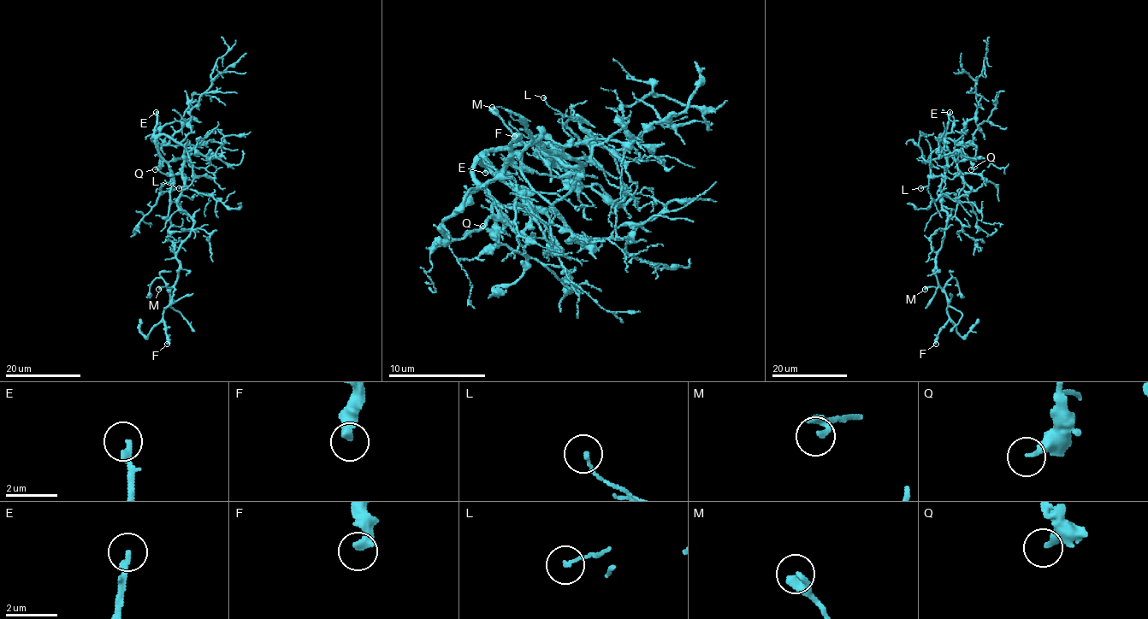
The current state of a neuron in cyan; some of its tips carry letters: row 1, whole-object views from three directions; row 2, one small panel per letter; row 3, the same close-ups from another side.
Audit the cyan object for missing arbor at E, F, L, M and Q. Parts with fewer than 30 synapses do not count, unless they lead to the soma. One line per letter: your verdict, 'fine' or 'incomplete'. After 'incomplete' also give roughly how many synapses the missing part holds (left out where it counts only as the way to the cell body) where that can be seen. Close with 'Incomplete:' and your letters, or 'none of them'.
E: incomplete; about 40 synapses
F: fine
L: fine
M: fine
Q: fine
Incomplete: E

